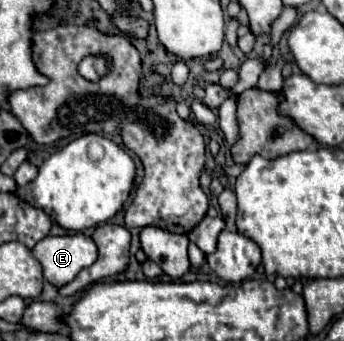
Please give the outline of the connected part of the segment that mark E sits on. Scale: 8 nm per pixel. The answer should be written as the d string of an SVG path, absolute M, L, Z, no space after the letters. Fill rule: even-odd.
M84 233L62 237L48 235L36 243L32 255L42 265L44 279L48 279L56 287L64 287L84 267L90 267L96 261L98 249L92 237Z

